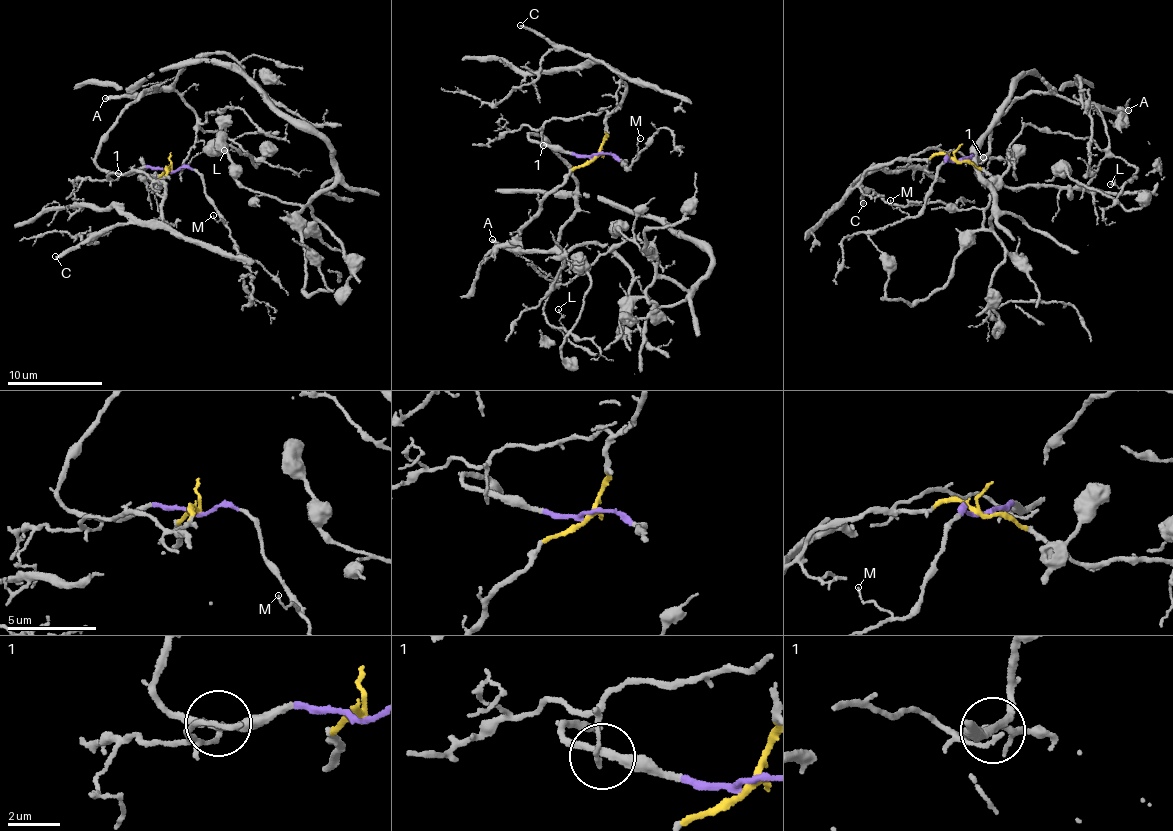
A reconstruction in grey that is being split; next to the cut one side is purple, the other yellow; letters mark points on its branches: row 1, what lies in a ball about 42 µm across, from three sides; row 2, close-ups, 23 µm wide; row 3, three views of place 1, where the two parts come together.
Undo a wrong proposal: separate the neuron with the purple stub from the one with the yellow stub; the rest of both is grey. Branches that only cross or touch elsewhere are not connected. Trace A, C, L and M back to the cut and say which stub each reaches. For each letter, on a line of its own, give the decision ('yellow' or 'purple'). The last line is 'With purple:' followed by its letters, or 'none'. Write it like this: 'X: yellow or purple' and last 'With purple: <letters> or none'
A: purple
C: yellow
L: purple
M: purple
With purple: A, L, M

